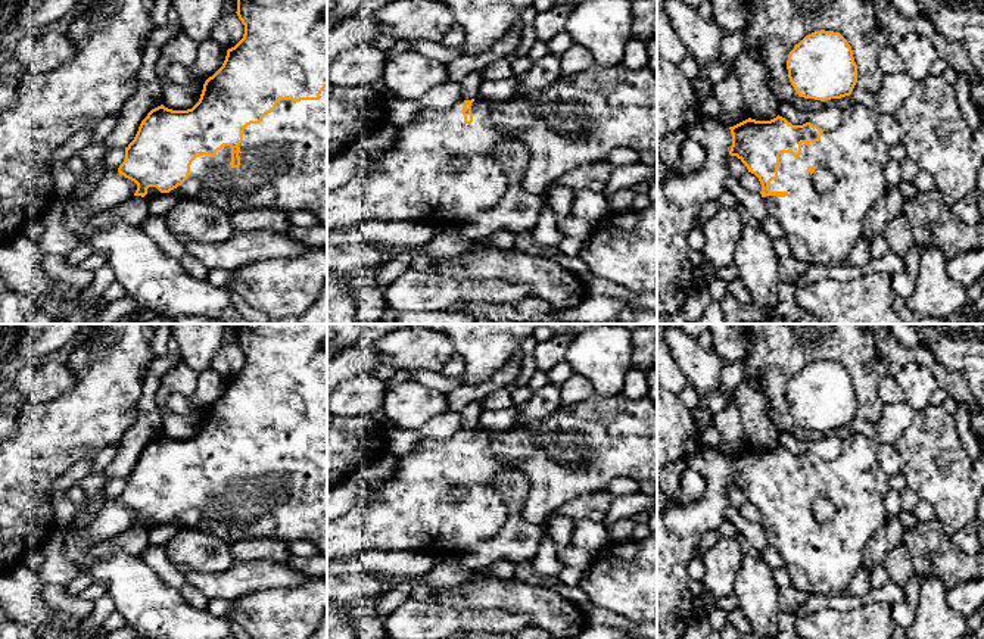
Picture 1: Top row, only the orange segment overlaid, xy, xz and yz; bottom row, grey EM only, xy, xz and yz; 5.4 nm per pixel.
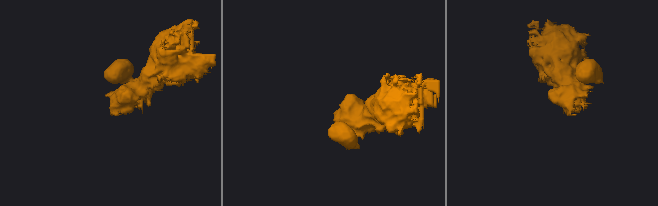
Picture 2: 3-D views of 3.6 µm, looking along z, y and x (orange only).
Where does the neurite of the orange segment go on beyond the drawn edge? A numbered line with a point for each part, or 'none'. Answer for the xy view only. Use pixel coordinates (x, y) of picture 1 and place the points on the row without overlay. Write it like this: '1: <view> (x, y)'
1: xy (283, 489)

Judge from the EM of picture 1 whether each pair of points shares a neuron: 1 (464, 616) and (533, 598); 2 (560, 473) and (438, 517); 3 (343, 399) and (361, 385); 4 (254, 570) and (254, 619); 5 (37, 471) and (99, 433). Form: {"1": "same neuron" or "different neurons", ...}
{"1": "different neurons", "2": "same neuron", "3": "same neuron", "4": "different neurons", "5": "same neuron"}

